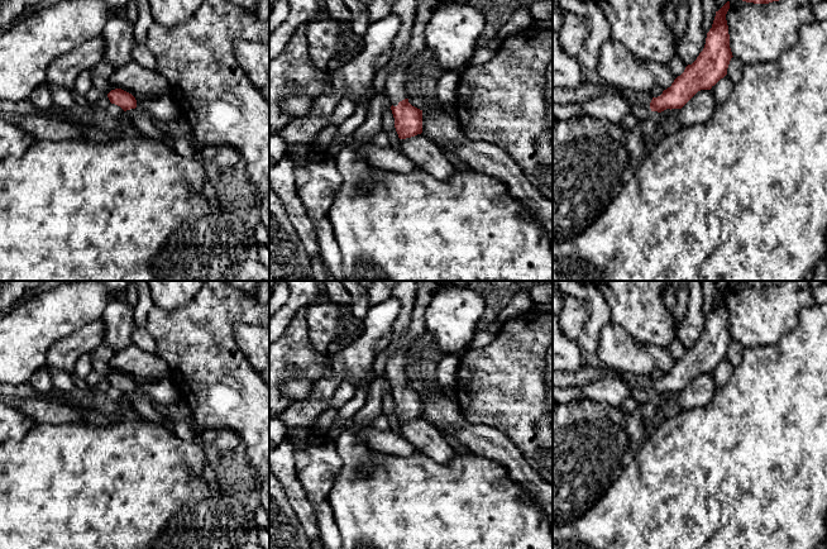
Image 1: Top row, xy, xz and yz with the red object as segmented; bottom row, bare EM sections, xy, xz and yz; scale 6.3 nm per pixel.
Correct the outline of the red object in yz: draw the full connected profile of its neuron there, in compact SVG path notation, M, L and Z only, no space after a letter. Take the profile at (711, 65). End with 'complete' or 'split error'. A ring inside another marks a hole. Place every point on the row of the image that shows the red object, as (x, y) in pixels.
M730 1L716 11L703 51L660 96L604 94L580 104L555 104L553 105L553 119L567 120L583 114L620 123L630 114L632 100L642 101L651 111L658 113L666 109L682 109L698 91L711 90L727 75L730 61L733 57L726 20L728 9Z; split error

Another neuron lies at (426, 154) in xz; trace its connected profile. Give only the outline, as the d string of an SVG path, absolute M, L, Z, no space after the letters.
M422 133L400 139L398 151L419 168L438 180L449 180L460 166L450 154Z

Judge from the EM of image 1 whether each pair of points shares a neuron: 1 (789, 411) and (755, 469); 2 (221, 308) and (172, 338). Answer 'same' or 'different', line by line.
1: same
2: same

